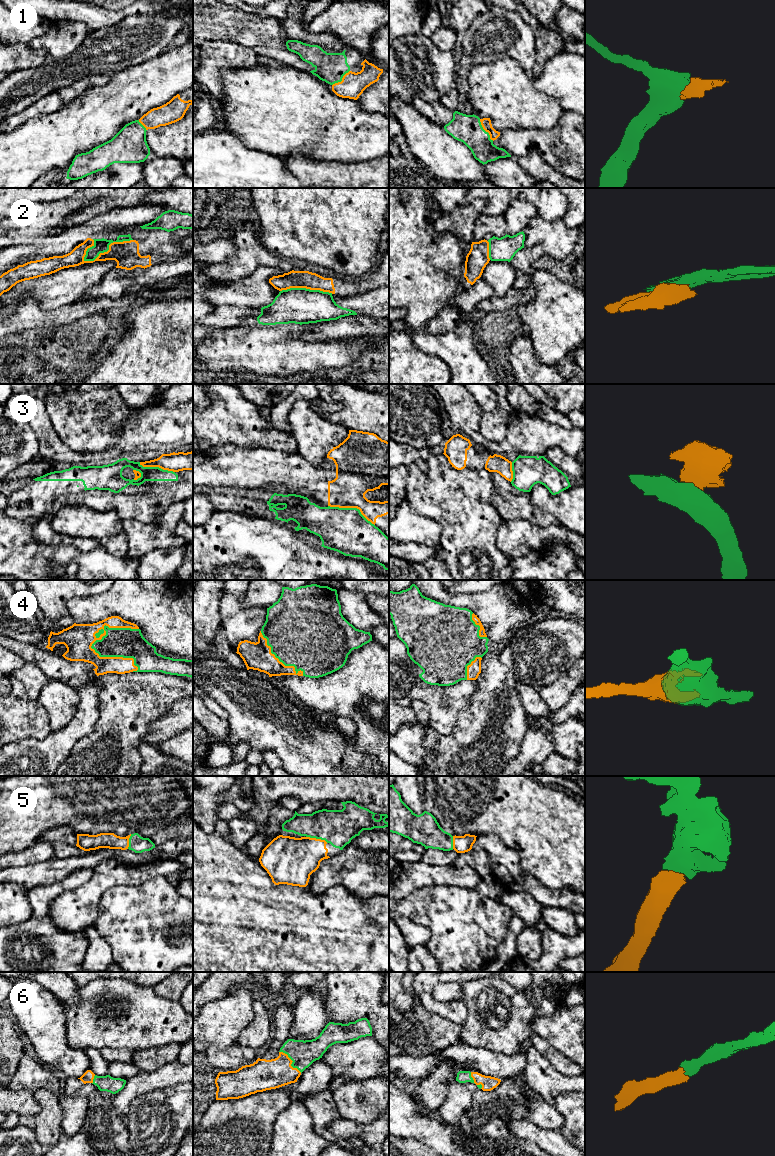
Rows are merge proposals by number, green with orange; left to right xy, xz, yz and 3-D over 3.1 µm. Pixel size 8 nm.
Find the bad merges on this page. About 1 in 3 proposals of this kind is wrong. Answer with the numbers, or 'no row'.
2, 3

